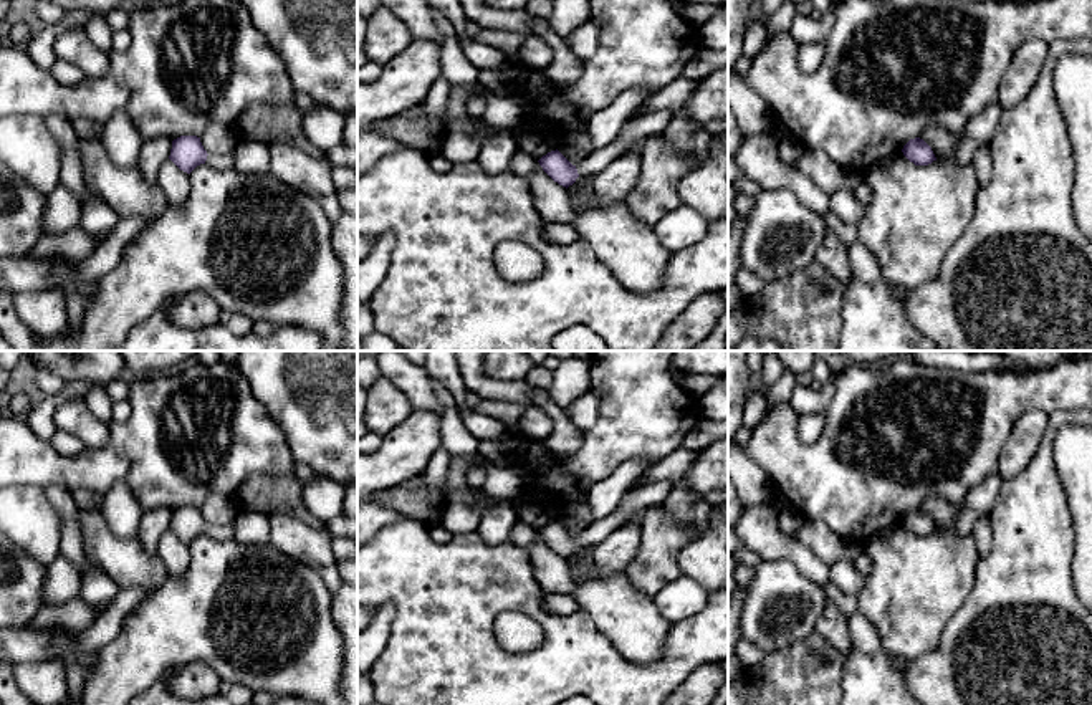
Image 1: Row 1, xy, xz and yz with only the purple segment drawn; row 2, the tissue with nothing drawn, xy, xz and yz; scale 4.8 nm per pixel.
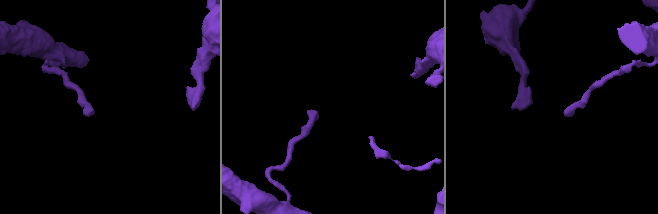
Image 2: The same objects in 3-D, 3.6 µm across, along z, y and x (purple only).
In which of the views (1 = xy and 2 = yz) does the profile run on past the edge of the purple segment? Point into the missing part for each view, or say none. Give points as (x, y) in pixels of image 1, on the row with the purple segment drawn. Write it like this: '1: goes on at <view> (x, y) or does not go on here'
1: goes on at xy (224, 163)
2: does not go on here

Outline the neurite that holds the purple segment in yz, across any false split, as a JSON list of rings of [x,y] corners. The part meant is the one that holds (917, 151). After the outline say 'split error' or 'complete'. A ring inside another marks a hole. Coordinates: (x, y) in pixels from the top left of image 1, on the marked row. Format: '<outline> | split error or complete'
[[[920,137],[910,139],[902,152],[915,165],[928,165],[936,161],[932,147]]] | complete

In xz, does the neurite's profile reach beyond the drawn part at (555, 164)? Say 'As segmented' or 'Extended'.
Extended

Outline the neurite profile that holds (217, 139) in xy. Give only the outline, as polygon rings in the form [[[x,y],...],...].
[[[210,124],[200,136],[200,142],[207,154],[225,156],[235,151],[240,141],[235,127],[227,127],[220,124]]]

